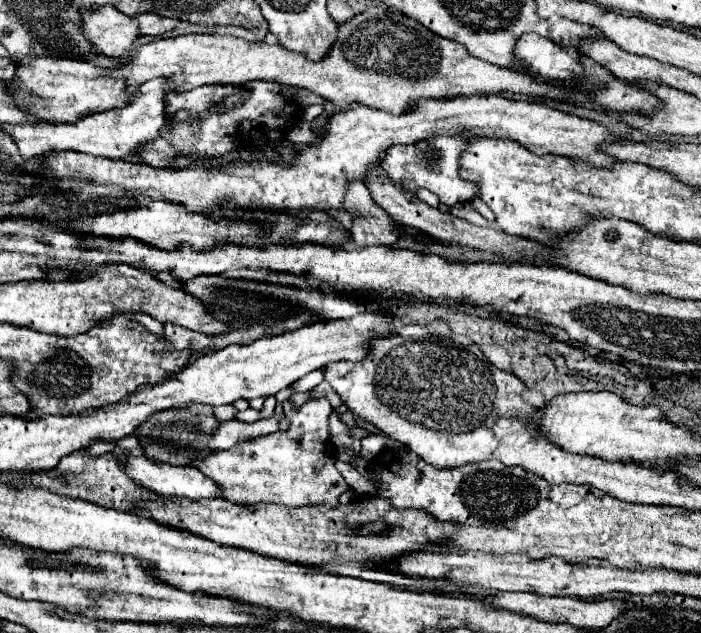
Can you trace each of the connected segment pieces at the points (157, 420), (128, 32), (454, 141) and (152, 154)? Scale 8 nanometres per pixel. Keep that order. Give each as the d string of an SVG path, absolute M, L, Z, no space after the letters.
M190 404L186 408L172 408L166 412L156 412L154 416L150 416L150 420L146 420L146 424L142 424L142 428L138 428L136 436L148 458L176 464L176 466L192 466L194 460L214 454L208 448L208 442L212 440L214 432L220 428L220 424L222 422L214 416L212 406Z
M108 4L104 8L82 12L82 20L84 36L96 50L110 58L126 56L132 50L134 40L142 36L136 18L130 18Z
M458 134L458 136L436 136L430 140L420 140L410 146L392 146L386 150L384 160L380 166L386 170L390 180L398 186L402 186L408 192L418 192L420 188L430 190L440 198L442 204L454 206L458 202L470 202L474 196L478 196L478 186L462 180L458 176L460 168L460 156L466 152L466 146L470 146L470 134Z
M158 138L156 142L152 142L150 146L144 146L138 150L138 154L142 156L142 160L150 166L162 168L162 166L172 166L178 158L178 150L166 140L166 138Z

